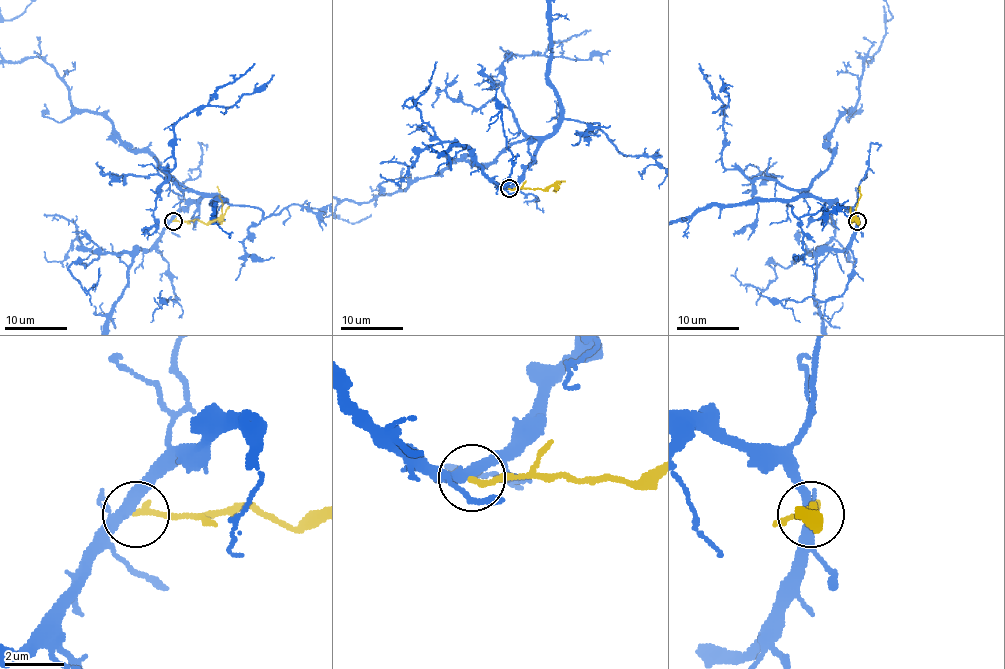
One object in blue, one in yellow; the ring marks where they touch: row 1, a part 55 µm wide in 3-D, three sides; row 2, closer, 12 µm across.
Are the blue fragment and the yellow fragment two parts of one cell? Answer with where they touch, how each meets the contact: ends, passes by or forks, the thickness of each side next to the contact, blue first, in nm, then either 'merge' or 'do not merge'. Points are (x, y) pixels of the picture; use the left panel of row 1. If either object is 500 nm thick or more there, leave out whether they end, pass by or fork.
place (173, 221); blue forks; yellow ends; calibres 280 and 200 nm; do not merge

